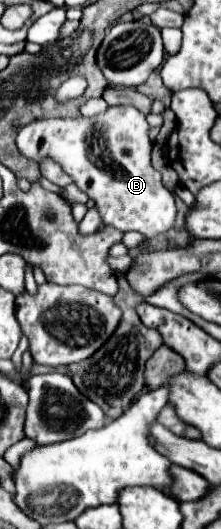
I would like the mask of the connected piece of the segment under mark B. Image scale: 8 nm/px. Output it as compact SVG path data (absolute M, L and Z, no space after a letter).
M109 106L107 112L95 118L35 120L19 130L17 148L35 162L43 156L57 160L73 182L95 200L105 224L123 232L135 230L147 238L165 234L175 224L175 198L151 166L149 124L135 106Z

